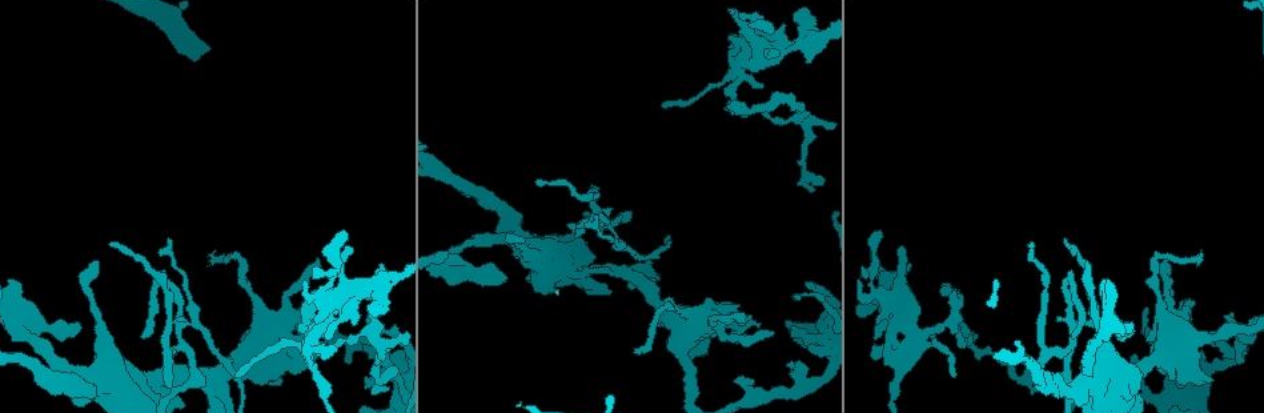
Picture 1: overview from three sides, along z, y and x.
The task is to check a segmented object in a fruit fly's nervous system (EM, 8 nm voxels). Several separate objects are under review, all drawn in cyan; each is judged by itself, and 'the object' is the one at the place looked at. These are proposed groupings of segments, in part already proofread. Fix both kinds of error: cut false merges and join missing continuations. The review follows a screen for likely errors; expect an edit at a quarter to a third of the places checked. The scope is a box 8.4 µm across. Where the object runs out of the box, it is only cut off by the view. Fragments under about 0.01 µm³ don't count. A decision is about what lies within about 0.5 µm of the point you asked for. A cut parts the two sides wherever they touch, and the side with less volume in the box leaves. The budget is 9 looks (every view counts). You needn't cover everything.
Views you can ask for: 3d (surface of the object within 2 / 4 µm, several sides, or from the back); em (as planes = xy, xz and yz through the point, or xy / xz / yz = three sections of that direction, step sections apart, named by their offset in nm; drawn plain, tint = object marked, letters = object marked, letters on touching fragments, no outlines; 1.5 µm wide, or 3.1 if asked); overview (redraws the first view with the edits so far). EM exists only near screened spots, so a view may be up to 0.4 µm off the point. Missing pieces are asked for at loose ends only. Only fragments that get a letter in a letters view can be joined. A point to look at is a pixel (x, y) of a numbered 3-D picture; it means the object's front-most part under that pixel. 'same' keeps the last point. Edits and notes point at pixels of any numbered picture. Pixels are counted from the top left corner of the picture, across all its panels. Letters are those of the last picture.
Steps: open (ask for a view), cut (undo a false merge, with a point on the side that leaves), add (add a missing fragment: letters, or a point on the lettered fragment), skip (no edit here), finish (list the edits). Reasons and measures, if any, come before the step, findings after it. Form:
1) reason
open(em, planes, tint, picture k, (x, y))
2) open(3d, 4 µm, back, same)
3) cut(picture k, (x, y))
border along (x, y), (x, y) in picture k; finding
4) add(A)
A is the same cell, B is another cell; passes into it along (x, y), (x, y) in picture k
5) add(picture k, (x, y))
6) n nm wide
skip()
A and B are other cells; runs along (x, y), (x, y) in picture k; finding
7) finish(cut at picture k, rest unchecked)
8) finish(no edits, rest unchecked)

an open end
open(em, planes, letters, picture 1, (79, 322))

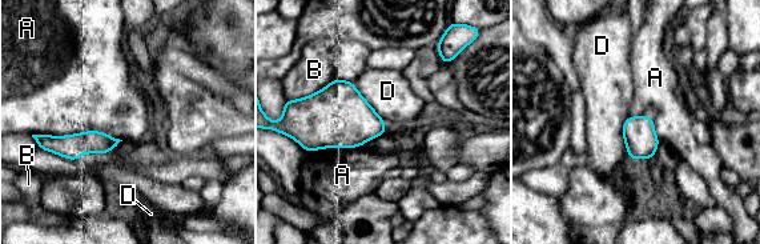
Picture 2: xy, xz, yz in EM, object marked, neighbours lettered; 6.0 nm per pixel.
skip()
A, B and D are other cells; border along (39, 134), (103, 131), (121, 140) in picture 2; no lettered fragment goes on from it

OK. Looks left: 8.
abrupt turn
open(em, planes, plain, picture 1, (186, 351))

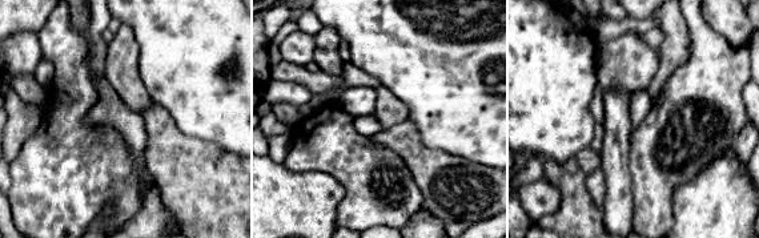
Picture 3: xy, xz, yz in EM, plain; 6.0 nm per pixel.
open(em, planes, letters, same)

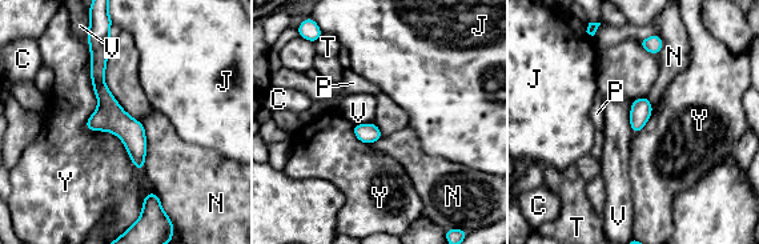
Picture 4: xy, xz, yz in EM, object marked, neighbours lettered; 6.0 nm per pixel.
cut(picture 4, (108, 43))
C, J, N, P, T, V and Y are other cells; border along (101, 42), (108, 50) in picture 4; a second neuron is stuck on

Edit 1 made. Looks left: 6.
redraw
open(overview)

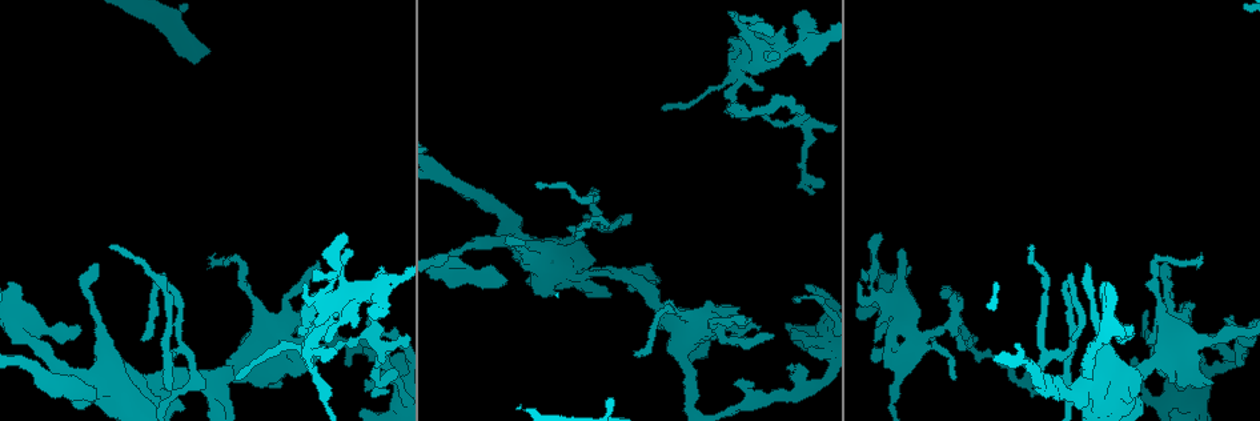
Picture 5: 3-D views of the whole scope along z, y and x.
an open end
open(em, xz, step 4, letters, picture 5, (1174, 293))

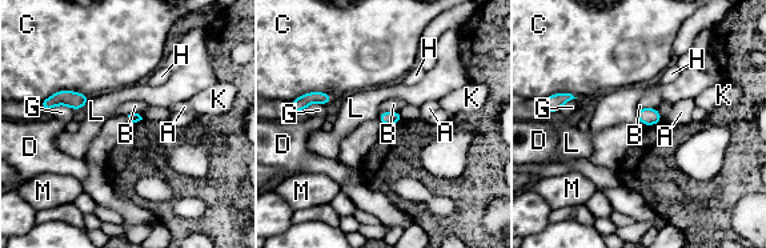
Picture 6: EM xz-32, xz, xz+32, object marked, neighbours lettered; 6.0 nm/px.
skip()
A, B, C, D, G, H, K, L and M are other cells; border along (637, 108), (637, 119), (648, 126) in picture 6; no lettered fragment goes on from it

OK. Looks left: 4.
sharp bend
open(em, yz, step 4, tint, picture 5, (380, 380))

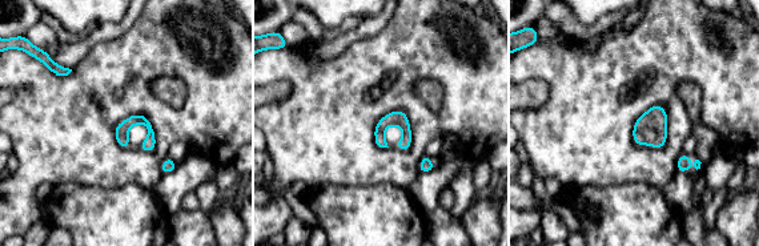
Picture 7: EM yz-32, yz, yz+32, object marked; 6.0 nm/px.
cut it another way
open(em, planes, tint, same)

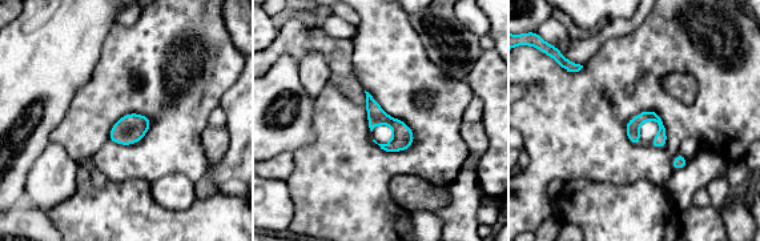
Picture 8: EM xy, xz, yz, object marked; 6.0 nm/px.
open(em, planes, letters, same)

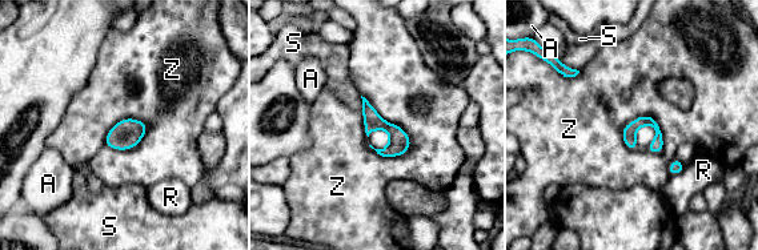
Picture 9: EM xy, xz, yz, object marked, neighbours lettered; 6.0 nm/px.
80 nm wide
skip()
A, R, S and Z are other cells; border along (621, 129), (650, 117), (662, 152) in picture 9; one neuron here

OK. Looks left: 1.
finish(cut at picture 4, rest unchecked)

